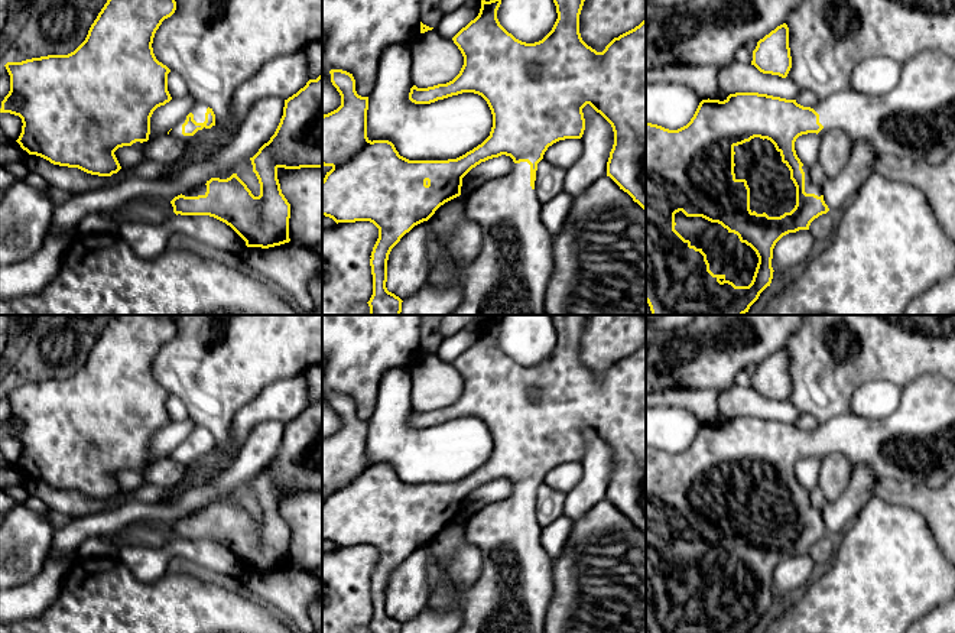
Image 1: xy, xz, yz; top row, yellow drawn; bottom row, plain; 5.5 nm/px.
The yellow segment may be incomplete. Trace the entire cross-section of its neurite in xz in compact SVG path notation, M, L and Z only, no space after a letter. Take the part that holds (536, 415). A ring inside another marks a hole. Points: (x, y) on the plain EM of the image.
M550 315L553 321L553 327L556 330L558 343L552 351L552 354L539 366L535 367L526 367L519 363L516 363L511 357L509 357L498 345L497 343L497 334L501 328L501 319L485 325L481 324L481 332L478 340L471 344L465 351L462 351L454 361L454 367L458 370L464 380L464 389L459 395L459 397L446 408L438 408L428 412L418 412L413 409L409 416L409 423L415 428L431 428L438 423L444 423L452 419L458 419L462 416L474 416L481 419L493 438L493 451L490 455L490 460L477 471L467 475L465 478L457 481L457 483L448 483L448 484L409 484L399 478L394 468L389 464L370 464L367 461L367 434L368 434L368 421L361 421L355 415L355 403L353 397L342 395L342 393L331 393L331 406L337 412L337 415L341 419L341 429L322 439L322 488L331 490L332 493L327 496L325 501L322 503L322 539L332 542L337 548L338 546L355 546L355 545L370 545L379 552L379 562L373 571L370 590L371 590L371 598L373 598L373 619L370 624L367 626L370 633L402 633L402 623L396 620L394 617L389 616L386 611L387 606L387 584L392 572L400 565L400 562L409 556L415 549L428 545L435 535L444 529L445 526L457 522L461 519L461 510L462 510L462 501L477 488L481 486L485 486L493 481L498 481L501 478L510 480L513 483L513 491L509 497L498 500L496 503L491 503L485 506L484 509L478 510L475 514L464 519L465 525L465 541L471 545L474 545L483 556L483 569L478 577L478 580L471 584L470 587L461 590L455 585L452 577L446 572L446 567L441 565L444 572L444 585L441 590L438 590L431 598L429 606L438 610L449 610L452 607L457 607L461 613L461 626L455 633L545 633L545 623L546 623L546 613L549 608L549 604L553 597L553 559L548 555L548 552L543 549L540 543L540 530L542 525L535 517L535 504L536 504L536 494L537 487L543 483L545 475L549 470L559 464L565 462L581 462L585 454L585 442L582 432L589 428L597 436L600 436L613 451L614 455L614 468L610 475L610 481L607 486L607 500L610 500L624 516L627 516L634 526L637 526L644 535L646 535L646 341L644 344L636 350L634 353L620 358L618 361L614 361L602 376L597 376L591 370L588 370L579 357L579 338L585 325L587 315Z

